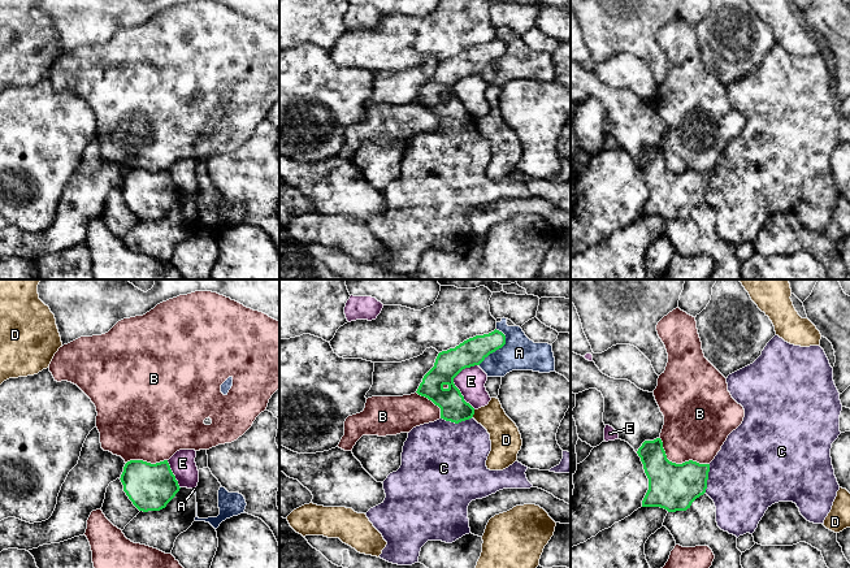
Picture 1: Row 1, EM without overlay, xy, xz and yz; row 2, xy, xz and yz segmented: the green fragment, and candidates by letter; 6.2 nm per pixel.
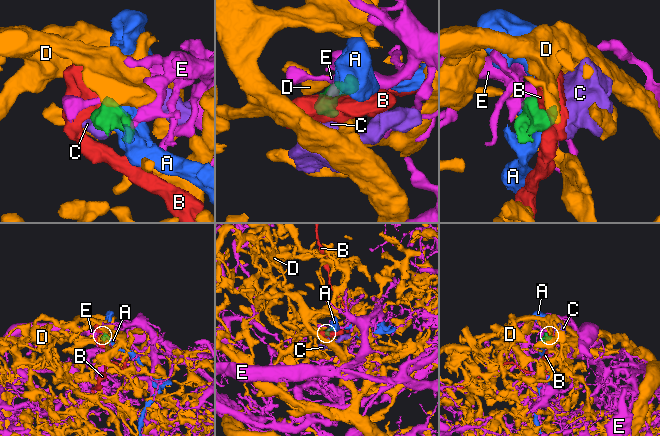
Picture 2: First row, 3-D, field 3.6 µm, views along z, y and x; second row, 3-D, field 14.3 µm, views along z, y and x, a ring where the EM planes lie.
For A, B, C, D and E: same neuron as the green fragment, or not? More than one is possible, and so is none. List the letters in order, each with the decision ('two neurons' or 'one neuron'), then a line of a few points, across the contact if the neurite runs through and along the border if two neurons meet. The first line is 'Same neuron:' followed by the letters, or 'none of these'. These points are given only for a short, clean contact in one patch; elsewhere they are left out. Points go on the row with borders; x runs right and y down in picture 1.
Same neuron: C
A: two neurons
B: two neurons
C: one neuron; line xz (454, 408), (456, 423), (446, 462)
D: two neurons
E: two neurons

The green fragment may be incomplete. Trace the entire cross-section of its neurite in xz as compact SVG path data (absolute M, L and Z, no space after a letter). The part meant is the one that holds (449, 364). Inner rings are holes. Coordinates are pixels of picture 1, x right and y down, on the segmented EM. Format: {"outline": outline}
{"outline": "M496 329L489 334L476 335L464 341L455 348L439 352L434 367L424 376L416 393L428 398L441 408L441 419L434 422L416 426L408 433L408 438L403 446L400 468L390 473L383 481L385 500L365 513L373 526L387 542L380 555L381 559L398 565L412 565L419 563L421 547L428 541L452 543L470 533L468 506L472 500L486 498L503 489L533 487L525 474L528 467L519 461L515 461L503 471L490 471L486 467L486 460L491 451L490 434L473 419L474 408L464 400L460 390L454 383L454 378L463 369L480 365L490 354L502 348L504 344L506 335Z"}

